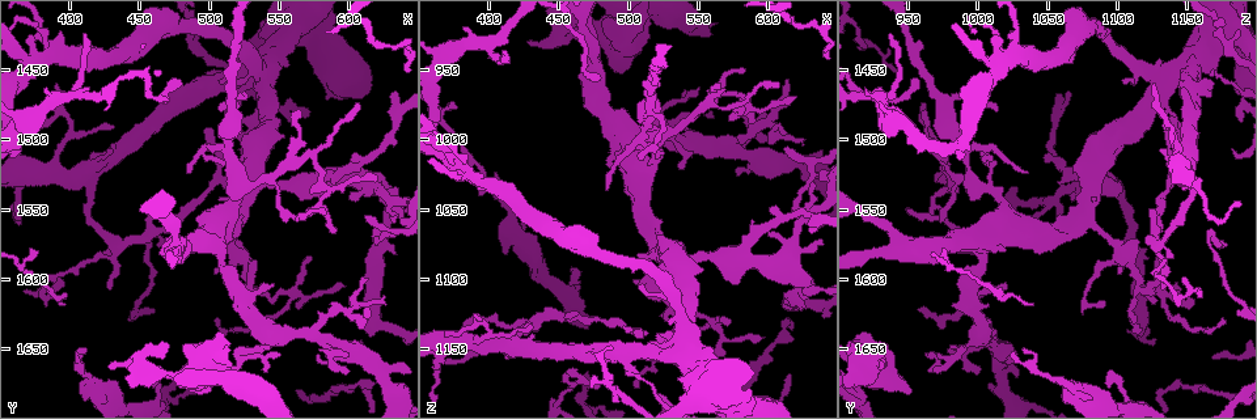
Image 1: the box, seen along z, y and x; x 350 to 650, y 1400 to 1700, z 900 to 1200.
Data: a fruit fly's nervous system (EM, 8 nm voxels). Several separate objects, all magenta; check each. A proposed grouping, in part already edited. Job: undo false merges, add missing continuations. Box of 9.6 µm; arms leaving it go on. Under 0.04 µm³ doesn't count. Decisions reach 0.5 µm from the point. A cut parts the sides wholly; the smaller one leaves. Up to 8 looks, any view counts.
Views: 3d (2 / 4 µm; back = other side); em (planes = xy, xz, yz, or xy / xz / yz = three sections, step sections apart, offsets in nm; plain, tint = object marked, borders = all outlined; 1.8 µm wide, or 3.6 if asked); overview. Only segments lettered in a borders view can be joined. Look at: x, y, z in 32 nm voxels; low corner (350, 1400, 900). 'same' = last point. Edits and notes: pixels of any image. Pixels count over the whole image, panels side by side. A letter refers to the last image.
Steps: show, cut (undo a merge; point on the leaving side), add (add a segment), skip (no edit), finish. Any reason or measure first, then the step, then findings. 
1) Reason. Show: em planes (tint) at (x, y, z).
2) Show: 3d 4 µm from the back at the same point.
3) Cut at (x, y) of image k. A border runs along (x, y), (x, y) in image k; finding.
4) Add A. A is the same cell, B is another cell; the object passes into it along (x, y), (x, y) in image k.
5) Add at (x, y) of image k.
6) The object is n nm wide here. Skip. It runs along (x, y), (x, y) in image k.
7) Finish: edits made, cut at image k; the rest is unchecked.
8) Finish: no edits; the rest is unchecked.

A fork. Show: em planes (borders) at (432, 1574, 1130).

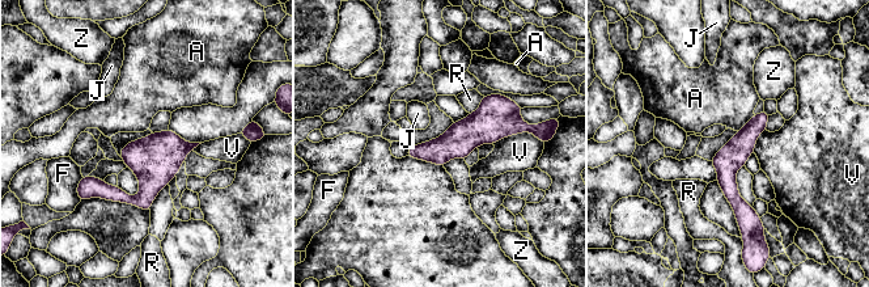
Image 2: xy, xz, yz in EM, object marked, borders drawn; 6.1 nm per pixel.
Skip. A, F, J, R, V and Z are other cells; it runs along (517, 129), (411, 152) in image 2; all the same neuron.

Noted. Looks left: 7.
Free end. Show: 3d 4 µm at (410, 1650, 1032).

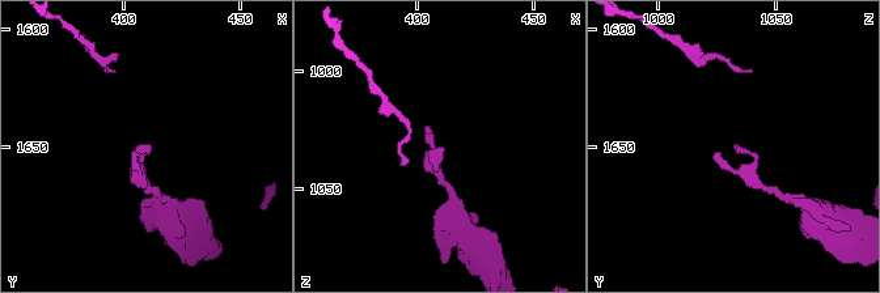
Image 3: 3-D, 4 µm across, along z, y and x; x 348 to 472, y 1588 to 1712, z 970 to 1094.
Show: em xy step 16 (borders) at (412, 1649, 1033).

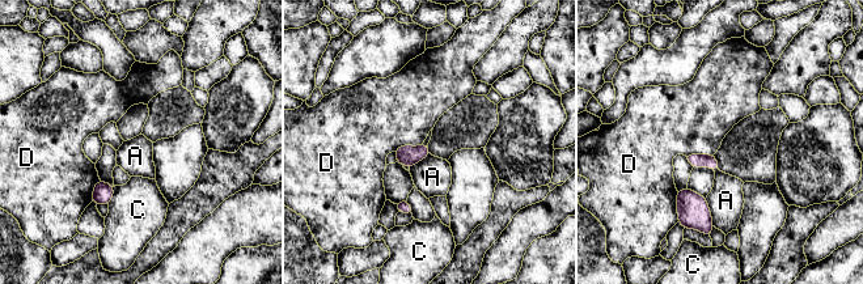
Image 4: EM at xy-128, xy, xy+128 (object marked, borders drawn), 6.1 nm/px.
Show: em planes (borders) at the same point.

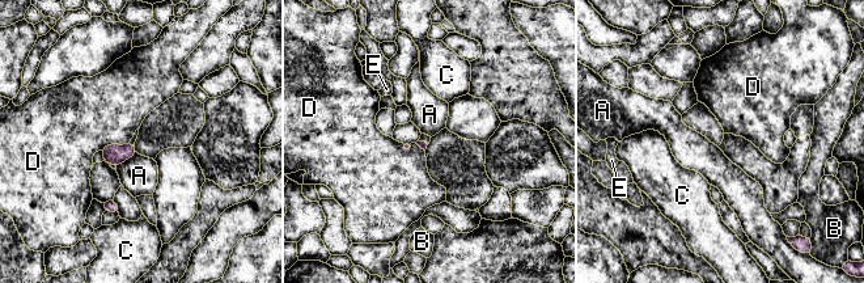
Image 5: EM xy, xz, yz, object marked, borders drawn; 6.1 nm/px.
Skip. A, B, C, D and E are other cells; a border runs along (128, 142), (109, 144), (101, 150) in image 5; none of them fits.

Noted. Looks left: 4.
Branch stops here. Show: em planes (borders) at (462, 1664, 1098).

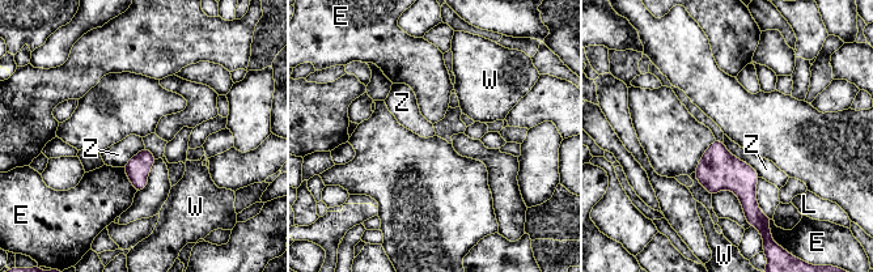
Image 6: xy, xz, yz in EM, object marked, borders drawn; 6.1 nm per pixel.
The object is 120 nm wide here; the longest contact is with Z, 320 nm. Skip. E, L, W and Z are other cells; no lettered segment goes on from it.

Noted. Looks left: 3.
Finish: no edits; the rest is unchecked.

